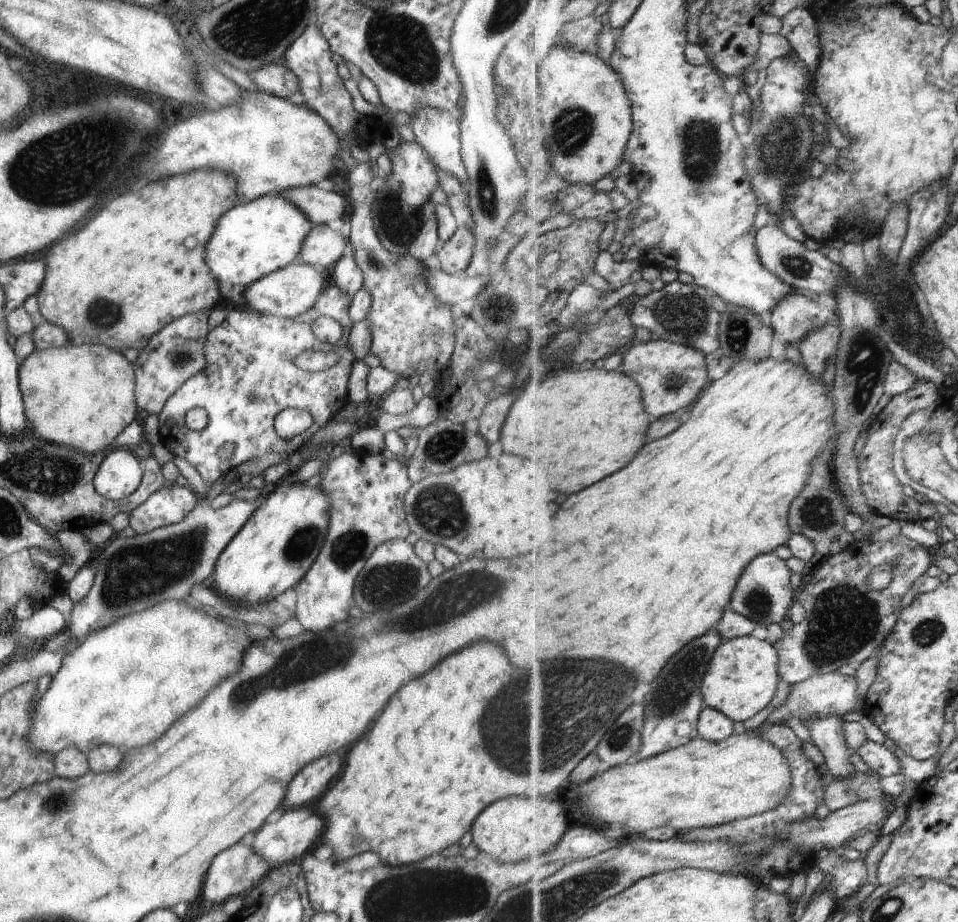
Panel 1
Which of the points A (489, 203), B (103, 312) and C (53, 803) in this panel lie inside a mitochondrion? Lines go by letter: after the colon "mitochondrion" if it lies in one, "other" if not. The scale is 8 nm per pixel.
A: mitochondrion
B: mitochondrion
C: mitochondrion

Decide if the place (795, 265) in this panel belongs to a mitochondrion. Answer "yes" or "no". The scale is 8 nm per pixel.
yes

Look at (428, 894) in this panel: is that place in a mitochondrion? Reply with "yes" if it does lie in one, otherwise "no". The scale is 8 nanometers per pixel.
yes

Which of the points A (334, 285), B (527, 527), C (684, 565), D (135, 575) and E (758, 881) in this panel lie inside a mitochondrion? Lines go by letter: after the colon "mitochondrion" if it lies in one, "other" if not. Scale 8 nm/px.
A: other
B: other
C: other
D: mitochondrion
E: other

